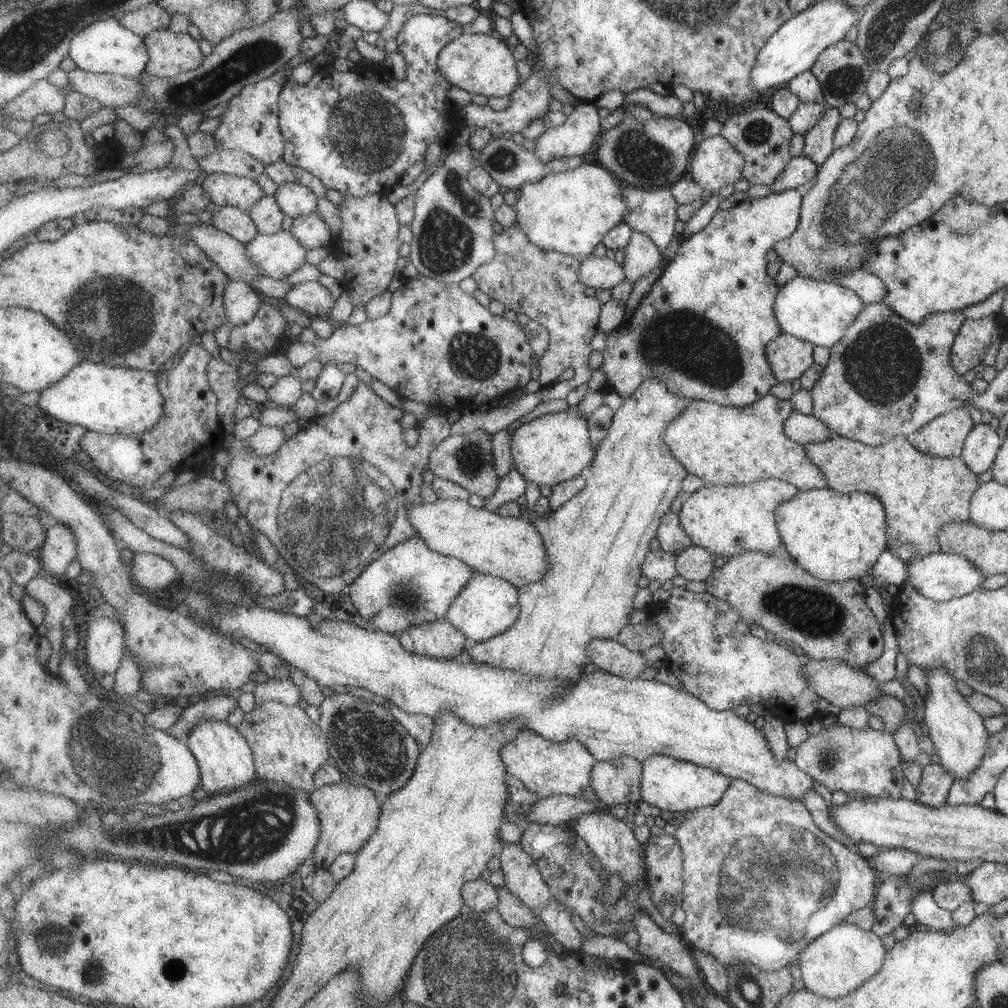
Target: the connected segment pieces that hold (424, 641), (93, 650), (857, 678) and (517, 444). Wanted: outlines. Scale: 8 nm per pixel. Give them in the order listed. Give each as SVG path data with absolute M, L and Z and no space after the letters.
M433 621L407 629L399 638L412 653L437 659L459 658L459 652L469 650L471 641L451 621Z
M107 616L92 618L89 623L87 665L97 675L115 675L127 651L124 626Z
M807 659L803 665L802 672L806 681L812 689L828 703L834 704L837 708L850 709L863 707L867 703L875 701L883 692L879 691L875 680L863 670L851 668L840 660L813 660Z
M575 406L558 413L541 415L521 425L513 433L512 453L516 467L529 482L539 486L555 486L579 476L587 466L592 467L596 457L588 417L582 415Z

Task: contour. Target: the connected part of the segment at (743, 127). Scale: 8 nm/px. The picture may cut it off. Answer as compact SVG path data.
M753 108L745 112L737 112L723 123L721 134L734 144L745 157L746 167L743 171L745 178L751 186L754 184L770 185L786 168L789 160L789 140L791 140L792 128L789 120L779 118L770 108Z

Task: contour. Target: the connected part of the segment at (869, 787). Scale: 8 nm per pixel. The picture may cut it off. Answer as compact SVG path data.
M833 723L817 734L809 735L795 748L794 763L812 780L829 788L841 790L852 800L866 798L901 799L903 772L900 752L889 731L885 729L852 729Z

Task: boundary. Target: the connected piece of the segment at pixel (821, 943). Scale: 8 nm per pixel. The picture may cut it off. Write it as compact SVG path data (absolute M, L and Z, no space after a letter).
M841 922L807 944L799 953L797 965L805 989L820 997L836 999L854 991L873 976L882 967L885 954L881 939L873 931Z

